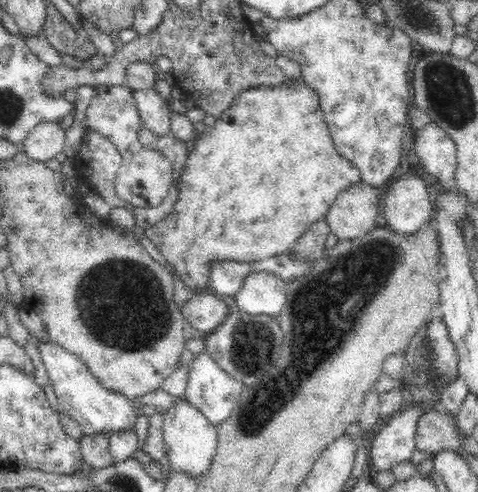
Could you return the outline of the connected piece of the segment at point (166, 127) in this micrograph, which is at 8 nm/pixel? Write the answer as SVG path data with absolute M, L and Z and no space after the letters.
M154 87L149 90L135 90L133 97L140 112L142 128L147 128L156 137L163 137L171 132L171 110L168 102L158 95Z

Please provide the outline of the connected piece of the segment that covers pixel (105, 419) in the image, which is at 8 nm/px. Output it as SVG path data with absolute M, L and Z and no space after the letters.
M31 336L42 357L50 387L57 397L61 412L71 416L81 427L85 435L96 432L110 432L117 435L124 428L134 428L139 411L129 398L104 388L100 381L86 368L86 365L71 352L65 351L59 344L38 340Z

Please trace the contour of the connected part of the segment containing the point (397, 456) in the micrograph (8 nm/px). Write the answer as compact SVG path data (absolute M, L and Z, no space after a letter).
M409 406L390 416L388 423L370 441L368 463L372 463L372 475L380 471L392 471L394 466L408 461L415 451L414 434L416 420L424 410L420 406Z

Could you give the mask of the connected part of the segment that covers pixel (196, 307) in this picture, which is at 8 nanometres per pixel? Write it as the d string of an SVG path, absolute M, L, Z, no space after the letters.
M208 291L204 294L193 294L179 309L185 322L204 337L222 324L230 313L228 308L222 296Z

